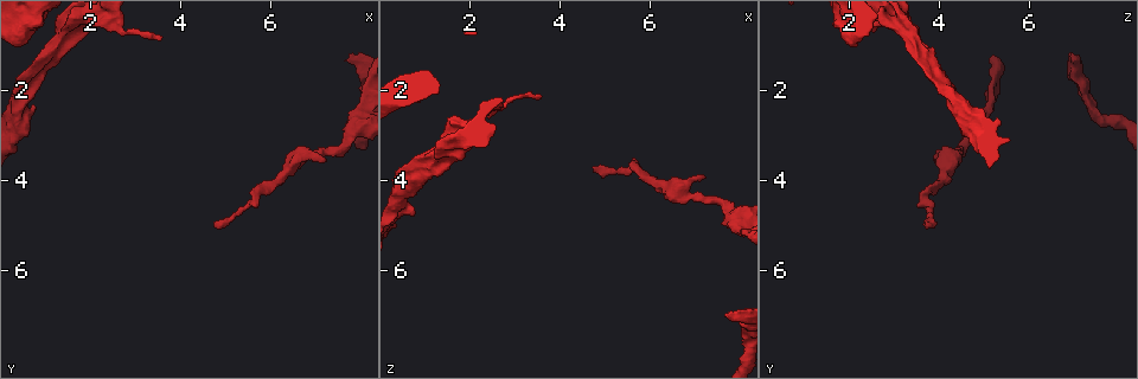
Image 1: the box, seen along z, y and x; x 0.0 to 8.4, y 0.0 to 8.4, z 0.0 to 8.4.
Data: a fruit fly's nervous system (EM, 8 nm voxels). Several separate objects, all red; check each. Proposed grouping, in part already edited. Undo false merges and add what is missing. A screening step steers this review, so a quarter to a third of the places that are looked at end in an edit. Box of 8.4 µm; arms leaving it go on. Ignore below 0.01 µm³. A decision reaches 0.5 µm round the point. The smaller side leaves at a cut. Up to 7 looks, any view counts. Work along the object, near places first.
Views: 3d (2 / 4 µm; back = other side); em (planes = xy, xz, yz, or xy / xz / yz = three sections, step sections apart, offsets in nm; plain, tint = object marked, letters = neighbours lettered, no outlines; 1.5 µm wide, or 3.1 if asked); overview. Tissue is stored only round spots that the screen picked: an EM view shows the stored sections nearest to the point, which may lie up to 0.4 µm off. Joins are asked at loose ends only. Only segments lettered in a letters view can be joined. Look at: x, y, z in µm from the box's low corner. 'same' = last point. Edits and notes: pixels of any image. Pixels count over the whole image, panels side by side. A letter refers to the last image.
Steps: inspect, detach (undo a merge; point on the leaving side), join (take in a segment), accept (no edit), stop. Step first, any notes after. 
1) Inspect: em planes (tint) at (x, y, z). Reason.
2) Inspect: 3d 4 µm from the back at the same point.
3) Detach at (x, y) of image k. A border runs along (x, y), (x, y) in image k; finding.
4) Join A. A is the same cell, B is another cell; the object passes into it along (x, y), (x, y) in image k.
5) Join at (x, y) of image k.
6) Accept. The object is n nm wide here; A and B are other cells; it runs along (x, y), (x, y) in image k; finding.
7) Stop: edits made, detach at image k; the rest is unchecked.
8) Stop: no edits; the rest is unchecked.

Inspect: 3d 2 µm at (7.65, 1.40, 7.00). Branch stops here.

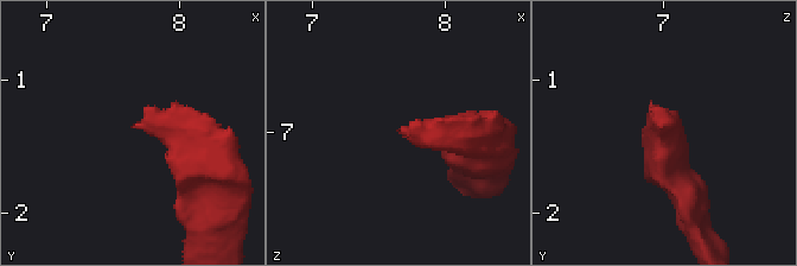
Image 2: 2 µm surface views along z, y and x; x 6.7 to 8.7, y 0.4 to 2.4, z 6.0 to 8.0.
Inspect: em planes (letters) at (7.68, 1.36, 6.98). Now the EM.

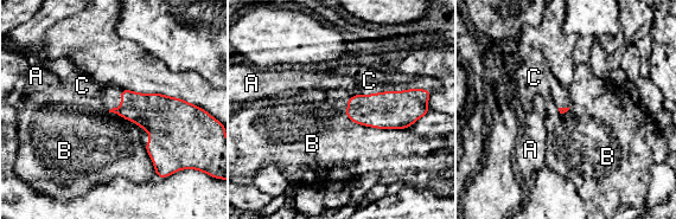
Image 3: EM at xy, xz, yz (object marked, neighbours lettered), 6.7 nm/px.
Join C. C is the same cell, A and B are other cells; the object passes into it along (155, 113), (121, 103), (107, 97) in image 3; it goes on there.

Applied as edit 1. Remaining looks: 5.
Inspect: em xz step 4 (tint) at (6.60, 3.50, 4.30). Sudden change in width.

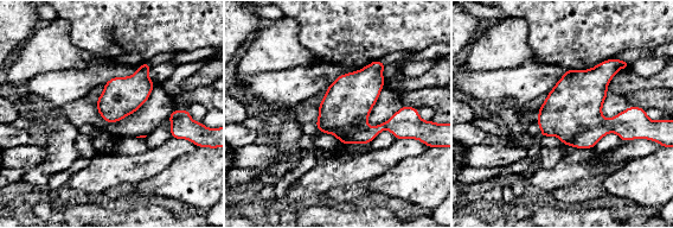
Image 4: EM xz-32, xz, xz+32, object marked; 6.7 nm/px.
Inspect: em planes (letters) at the same point. Cut it another way.

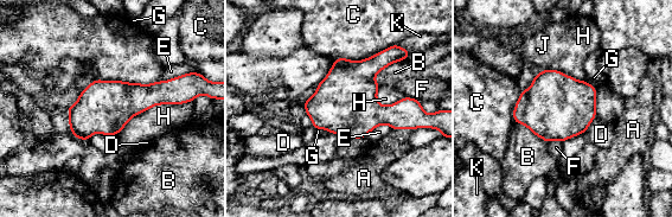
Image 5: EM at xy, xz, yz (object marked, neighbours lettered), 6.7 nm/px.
Accept. A, B, C, D, E, F, G, H, J and K are other cells; a border runs along (405, 96), (414, 97), (420, 102) in image 5; all the same cell.

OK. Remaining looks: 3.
Inspect: 3d 2 µm at (4.70, 4.95, 3.75). Free end.

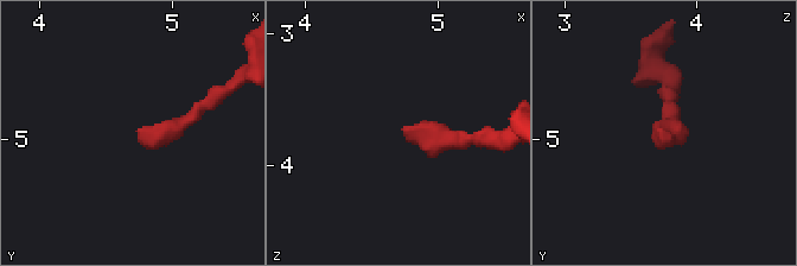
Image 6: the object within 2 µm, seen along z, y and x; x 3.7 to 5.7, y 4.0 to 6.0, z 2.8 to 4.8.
Inspect: em planes (letters) at (4.74, 4.98, 3.72).

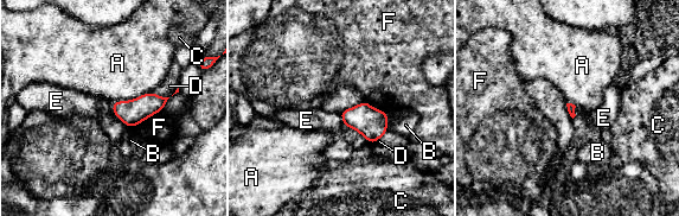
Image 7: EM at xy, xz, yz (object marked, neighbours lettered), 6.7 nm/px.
Accept. A, B, C, D, E and F are other cells; a border runs along (339, 114), (344, 125) in image 7; no lettered segment goes on from it.

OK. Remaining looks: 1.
Stop: edits made, join at image 3; the rest is unchecked.

